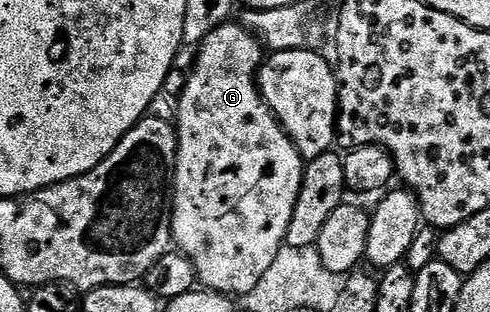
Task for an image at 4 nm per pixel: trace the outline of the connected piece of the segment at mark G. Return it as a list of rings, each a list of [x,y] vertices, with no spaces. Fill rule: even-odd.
[[[232,20],[224,26],[219,26],[211,32],[207,39],[200,42],[197,47],[199,55],[195,58],[195,71],[187,78],[183,86],[183,94],[178,95],[177,133],[179,136],[179,155],[175,161],[175,177],[173,179],[173,205],[171,208],[171,236],[174,245],[178,247],[186,258],[193,260],[196,279],[206,289],[215,290],[219,294],[228,296],[246,296],[257,288],[257,280],[269,272],[273,260],[277,260],[277,252],[287,241],[289,220],[293,220],[293,208],[297,204],[297,196],[303,187],[303,172],[305,161],[299,150],[295,147],[294,140],[283,129],[274,111],[267,106],[262,96],[257,81],[260,66],[265,61],[265,46],[262,41],[246,25]]]

